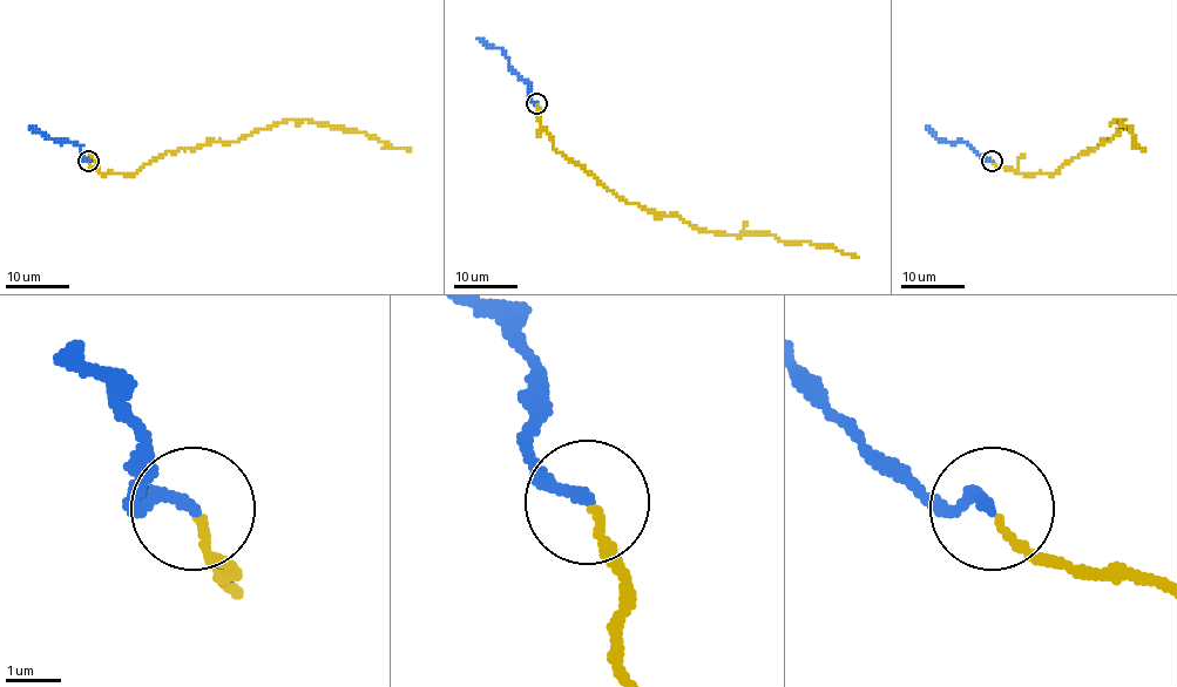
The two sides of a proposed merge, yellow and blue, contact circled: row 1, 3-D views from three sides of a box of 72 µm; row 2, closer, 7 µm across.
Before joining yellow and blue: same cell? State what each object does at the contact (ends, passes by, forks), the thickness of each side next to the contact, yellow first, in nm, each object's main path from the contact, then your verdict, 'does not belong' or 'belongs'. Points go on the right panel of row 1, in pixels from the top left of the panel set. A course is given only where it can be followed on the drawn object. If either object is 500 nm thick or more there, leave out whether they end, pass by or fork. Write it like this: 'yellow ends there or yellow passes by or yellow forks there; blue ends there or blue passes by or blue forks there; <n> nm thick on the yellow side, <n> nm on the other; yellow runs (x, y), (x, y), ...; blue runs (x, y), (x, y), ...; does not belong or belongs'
yellow ends there; blue ends there; 140 nm thick on the yellow side, 200 nm on the other; yellow runs (992, 162), (1022, 175), (1054, 175), (1081, 152), (1107, 142), (1123, 120), (1135, 141), (1145, 149); blue runs (992, 160), (983, 160), (965, 142), (939, 141), (925, 127); belongs

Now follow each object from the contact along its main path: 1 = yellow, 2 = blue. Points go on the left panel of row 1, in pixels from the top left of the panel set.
1: (88, 162), (101, 175), (135, 175), (167, 152), (235, 142), (288, 120), (362, 131), (397, 149), (411, 149)
2: (88, 160), (82, 160), (82, 150), (73, 142), (55, 141), (29, 127)

